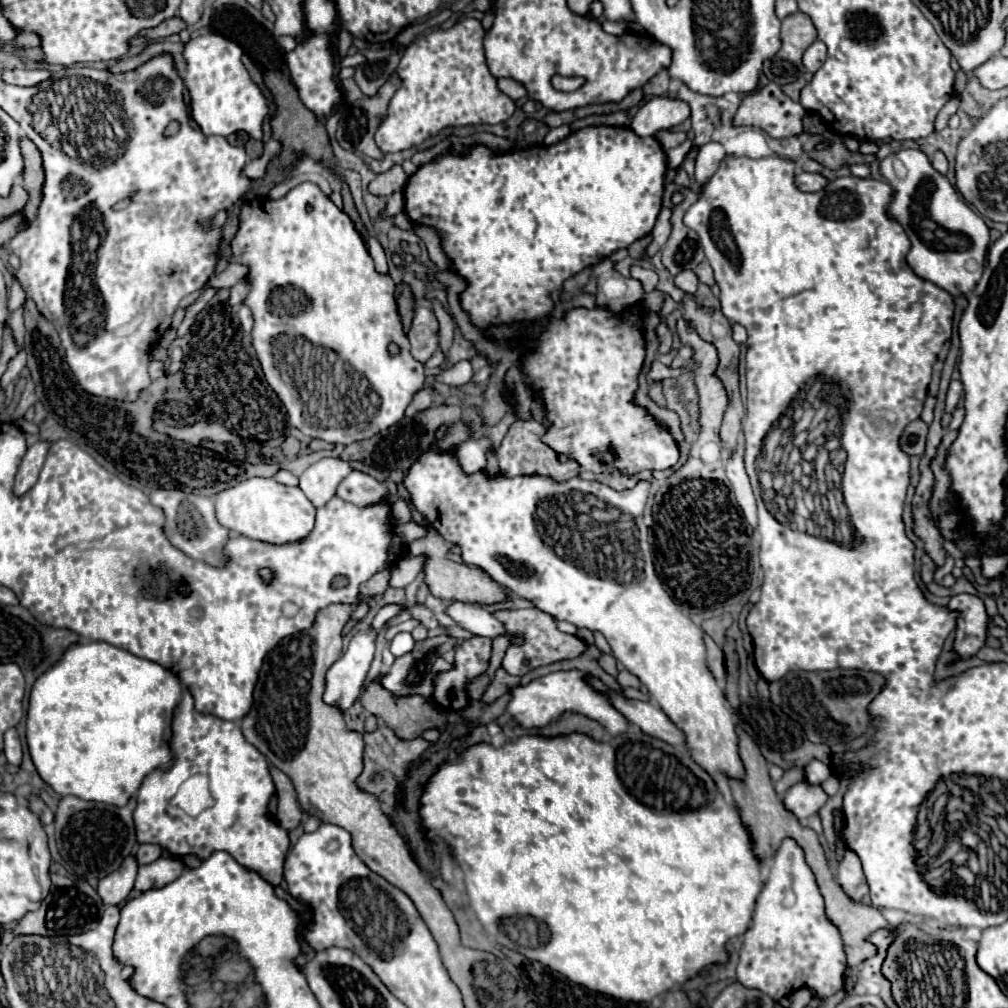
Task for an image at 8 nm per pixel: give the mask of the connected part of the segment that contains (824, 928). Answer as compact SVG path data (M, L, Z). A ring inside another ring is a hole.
M785 837L771 859L765 887L757 899L753 921L743 935L737 981L747 989L769 995L777 1005L793 991L807 987L819 1001L837 993L845 983L847 959L839 929L827 919L815 877L795 839Z

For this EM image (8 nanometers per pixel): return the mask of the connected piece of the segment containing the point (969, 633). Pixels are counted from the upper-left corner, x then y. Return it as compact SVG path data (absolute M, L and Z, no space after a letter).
M959 593L949 601L949 609L961 611L957 619L957 635L955 635L955 651L967 659L975 655L987 639L987 623L989 617L985 613L985 603L977 595Z

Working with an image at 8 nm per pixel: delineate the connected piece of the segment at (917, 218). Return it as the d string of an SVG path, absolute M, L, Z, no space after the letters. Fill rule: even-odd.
M903 149L887 155L879 161L879 173L893 189L887 215L895 219L911 239L911 251L907 253L911 269L951 295L969 293L985 265L989 247L989 227L985 221L963 203L947 175L935 171L921 149Z

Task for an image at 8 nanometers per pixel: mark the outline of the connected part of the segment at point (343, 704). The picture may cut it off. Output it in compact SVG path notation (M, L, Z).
M397 603L383 605L383 607L377 611L377 615L373 617L369 629L365 629L365 631L357 631L357 633L351 637L349 647L347 647L347 651L343 653L343 657L341 657L337 663L333 663L331 669L327 671L327 689L325 689L325 695L323 695L325 703L329 703L329 705L337 705L337 707L341 707L341 711L345 711L347 707L353 705L353 701L355 701L355 699L359 697L359 693L361 693L365 675L367 675L369 665L371 665L371 661L373 661L373 653L375 653L375 637L377 637L377 633L383 629L383 625L385 625L389 619L393 619L393 617L399 615L401 611L403 611L403 607L397 605Z

